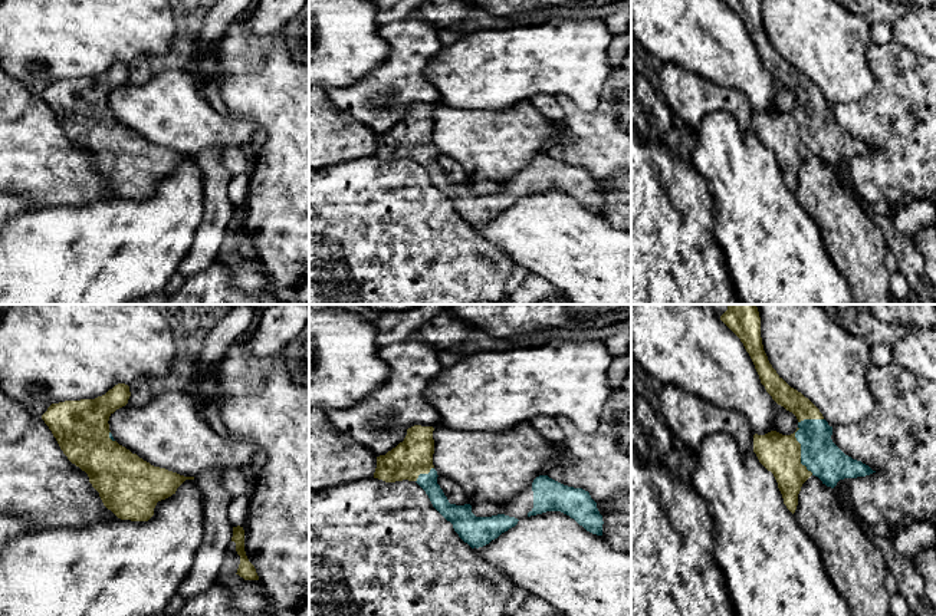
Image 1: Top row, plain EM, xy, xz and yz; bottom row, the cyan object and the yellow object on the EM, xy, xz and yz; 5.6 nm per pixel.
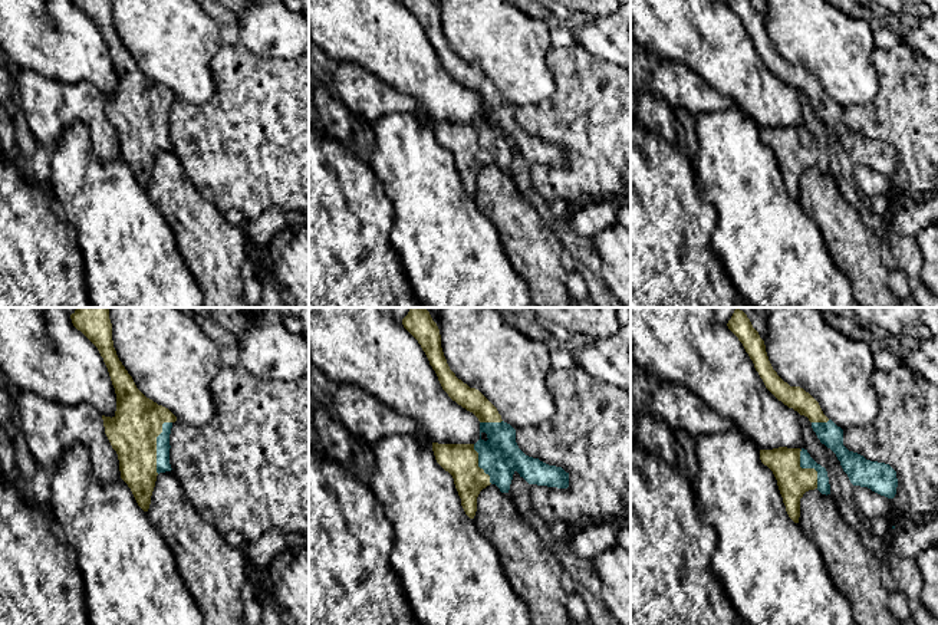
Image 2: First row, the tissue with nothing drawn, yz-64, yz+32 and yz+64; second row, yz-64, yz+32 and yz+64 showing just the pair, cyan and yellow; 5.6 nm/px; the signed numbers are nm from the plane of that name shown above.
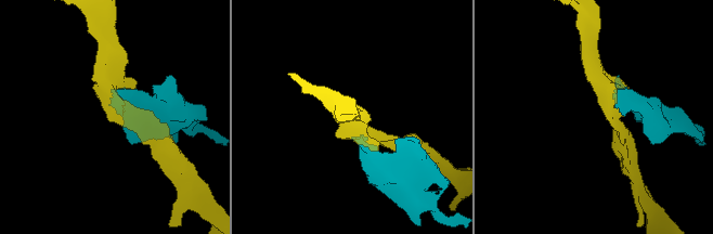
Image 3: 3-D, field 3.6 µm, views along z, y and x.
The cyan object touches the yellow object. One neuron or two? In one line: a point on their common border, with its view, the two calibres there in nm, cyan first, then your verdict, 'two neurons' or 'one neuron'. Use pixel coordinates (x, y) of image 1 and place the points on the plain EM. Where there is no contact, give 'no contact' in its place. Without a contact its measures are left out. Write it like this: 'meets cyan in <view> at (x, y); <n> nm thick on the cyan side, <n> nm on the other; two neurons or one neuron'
meets cyan in yz at (801, 129); 200 nm thick on the cyan side, 220 nm on the other; one neuron

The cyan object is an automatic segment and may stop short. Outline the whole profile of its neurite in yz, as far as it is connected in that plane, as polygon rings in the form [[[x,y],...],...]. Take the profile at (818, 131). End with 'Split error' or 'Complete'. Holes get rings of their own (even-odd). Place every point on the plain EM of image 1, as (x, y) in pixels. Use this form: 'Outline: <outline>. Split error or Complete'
Outline: [[[761,0],[723,1],[743,22],[766,70],[798,98],[798,106],[791,113],[776,109],[753,113],[753,131],[759,141],[774,152],[784,182],[792,192],[798,184],[801,165],[811,154],[834,167],[840,158],[876,151],[861,139],[845,134],[832,121],[832,105],[820,88],[776,52],[763,29]]]. Split error

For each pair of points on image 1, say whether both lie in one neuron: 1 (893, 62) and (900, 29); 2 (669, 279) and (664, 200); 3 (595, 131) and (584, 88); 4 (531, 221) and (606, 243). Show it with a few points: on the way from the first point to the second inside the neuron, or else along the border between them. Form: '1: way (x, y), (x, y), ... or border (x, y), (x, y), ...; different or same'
1: border (893, 40), (920, 56); different
2: way (664, 259), (664, 220); same
3: border (606, 82), (593, 111), (561, 96); different
4: way (549, 230), (568, 230), (583, 243), (587, 243); same

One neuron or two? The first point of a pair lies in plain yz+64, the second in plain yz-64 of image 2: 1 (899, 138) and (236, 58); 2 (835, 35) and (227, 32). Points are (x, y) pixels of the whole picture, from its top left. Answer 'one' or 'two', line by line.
1: one
2: two

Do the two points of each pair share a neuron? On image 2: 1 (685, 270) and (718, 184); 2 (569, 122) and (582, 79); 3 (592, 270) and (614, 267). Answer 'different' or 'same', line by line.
1: different
2: same
3: different

